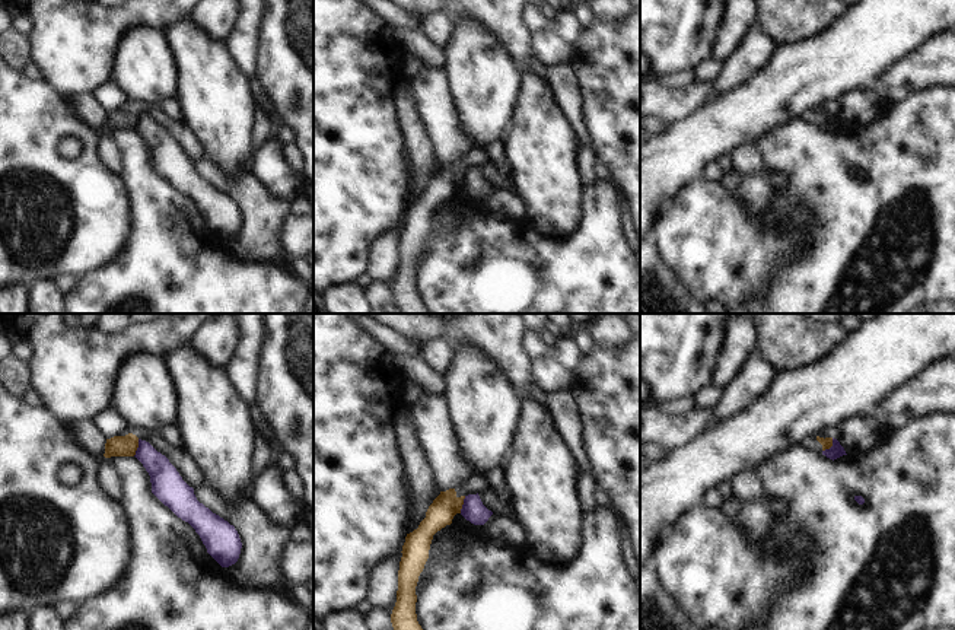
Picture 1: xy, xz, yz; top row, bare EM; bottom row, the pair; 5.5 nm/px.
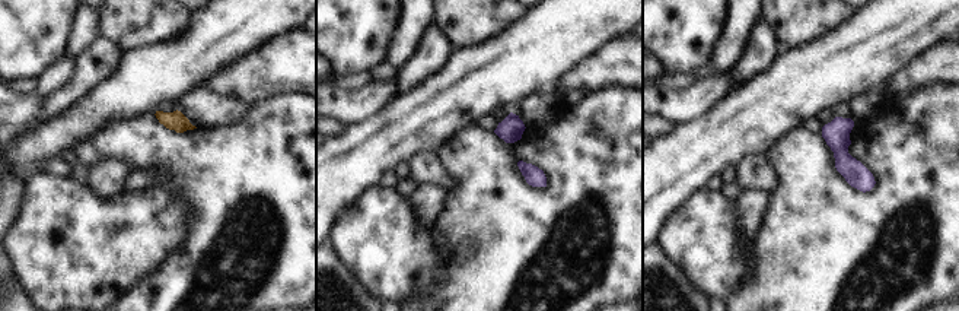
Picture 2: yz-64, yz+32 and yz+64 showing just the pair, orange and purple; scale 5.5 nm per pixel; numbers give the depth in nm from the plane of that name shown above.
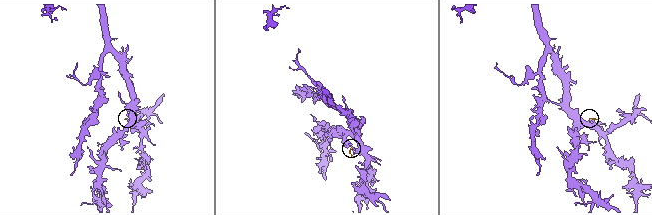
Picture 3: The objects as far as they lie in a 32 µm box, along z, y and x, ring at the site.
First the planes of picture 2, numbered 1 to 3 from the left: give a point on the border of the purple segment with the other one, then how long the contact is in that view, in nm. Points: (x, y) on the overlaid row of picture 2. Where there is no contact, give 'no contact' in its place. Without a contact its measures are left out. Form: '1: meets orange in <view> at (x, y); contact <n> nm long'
1: no contact
2: no contact
3: no contact

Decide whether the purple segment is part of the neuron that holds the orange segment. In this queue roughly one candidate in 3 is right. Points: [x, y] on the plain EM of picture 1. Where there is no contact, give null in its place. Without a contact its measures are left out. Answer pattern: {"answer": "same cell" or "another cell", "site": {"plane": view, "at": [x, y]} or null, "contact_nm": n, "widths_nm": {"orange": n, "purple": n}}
{"answer": "another cell", "site": {"plane": "yz", "at": [830, 120]}, "contact_nm": 100, "widths_nm": {"orange": 60, "purple": 80}}

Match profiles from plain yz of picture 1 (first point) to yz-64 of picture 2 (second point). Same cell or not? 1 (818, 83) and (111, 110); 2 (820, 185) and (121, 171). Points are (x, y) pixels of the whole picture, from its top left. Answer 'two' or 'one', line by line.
1: one
2: two

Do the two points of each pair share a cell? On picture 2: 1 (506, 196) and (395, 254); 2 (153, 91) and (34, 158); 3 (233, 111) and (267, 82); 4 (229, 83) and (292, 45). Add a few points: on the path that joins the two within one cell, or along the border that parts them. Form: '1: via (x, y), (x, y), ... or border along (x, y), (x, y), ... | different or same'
1: border along (432, 228), (435, 247), (440, 257), (436, 269) | different
2: via (124, 95), (105, 102), (77, 124), (63, 132) | same
3: border along (213, 91), (251, 104) | different
4: via (245, 79), (263, 75), (276, 62) | same

